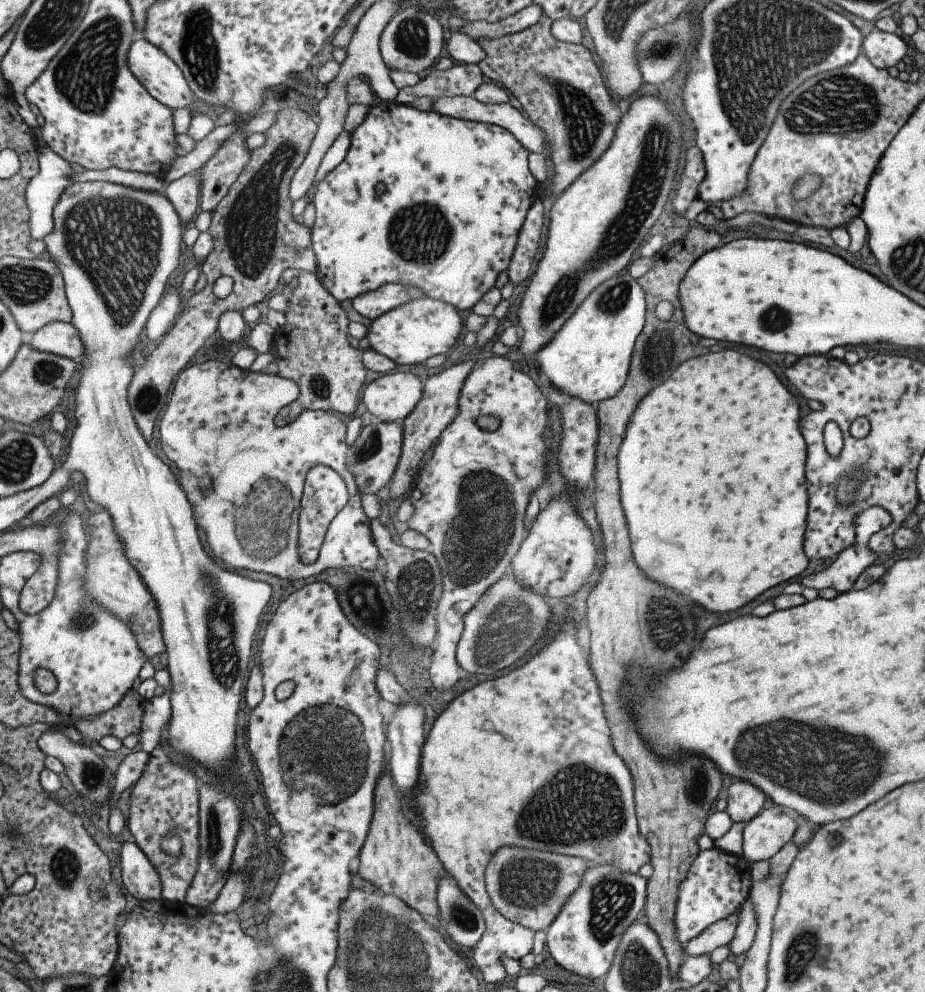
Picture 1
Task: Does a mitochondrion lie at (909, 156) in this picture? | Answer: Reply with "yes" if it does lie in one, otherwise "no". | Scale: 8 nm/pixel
no

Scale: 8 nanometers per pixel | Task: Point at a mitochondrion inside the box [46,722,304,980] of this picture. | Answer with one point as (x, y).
(211, 848)

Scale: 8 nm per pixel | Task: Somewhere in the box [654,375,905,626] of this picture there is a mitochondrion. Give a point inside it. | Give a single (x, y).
(853, 479)

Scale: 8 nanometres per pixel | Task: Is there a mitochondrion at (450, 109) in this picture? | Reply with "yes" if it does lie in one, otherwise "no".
no

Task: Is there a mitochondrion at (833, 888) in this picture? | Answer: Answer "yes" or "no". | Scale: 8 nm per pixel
no

